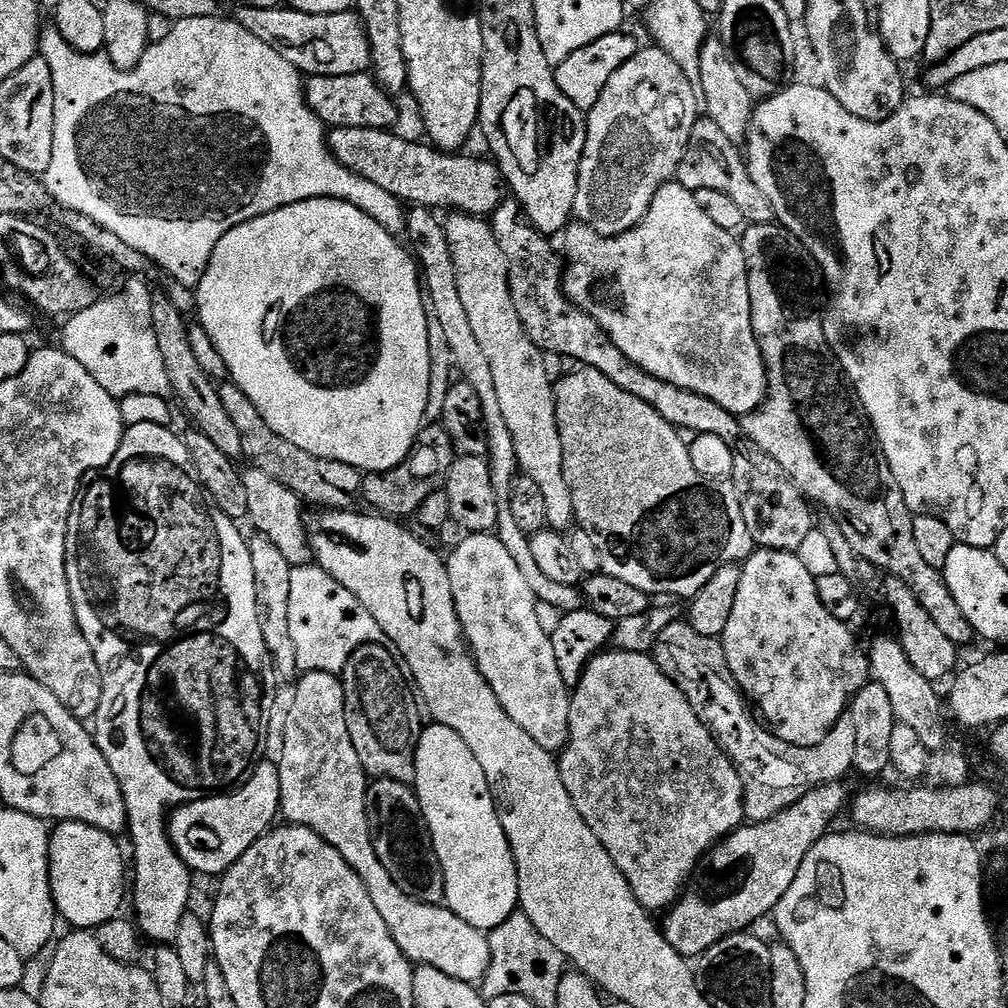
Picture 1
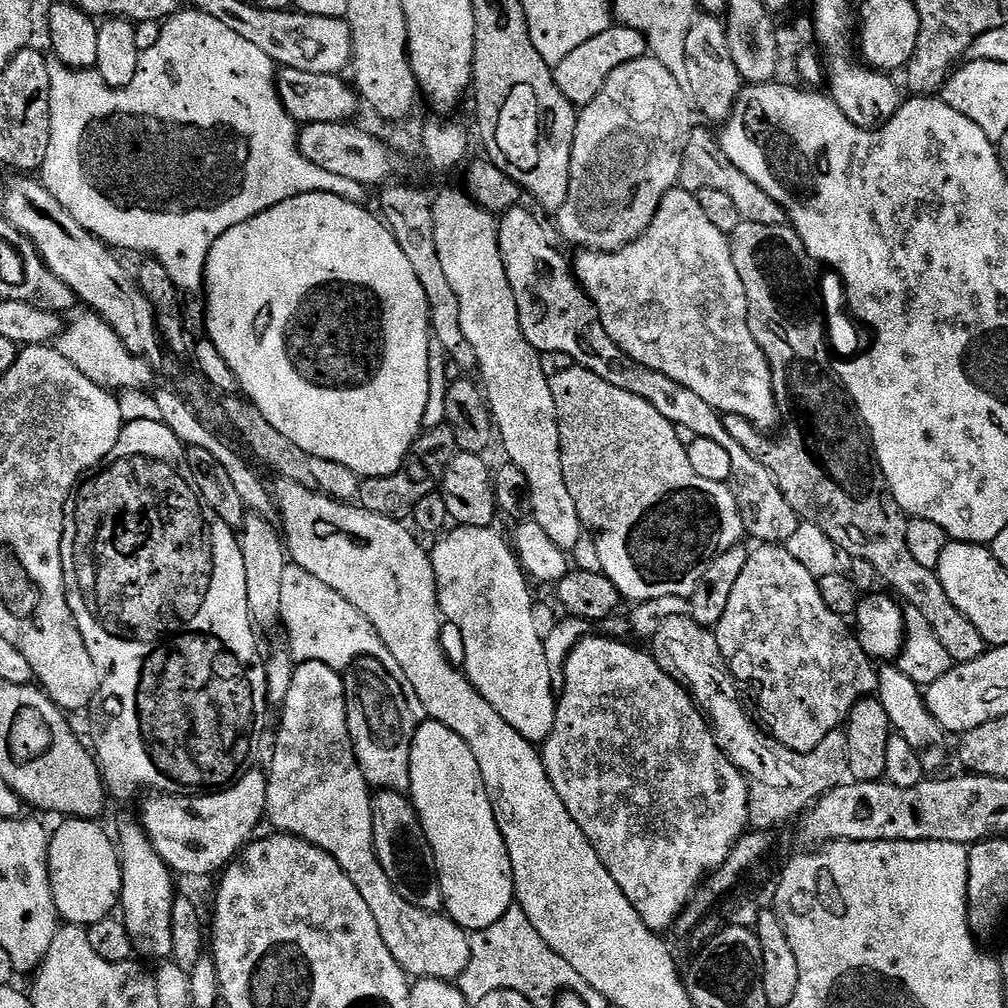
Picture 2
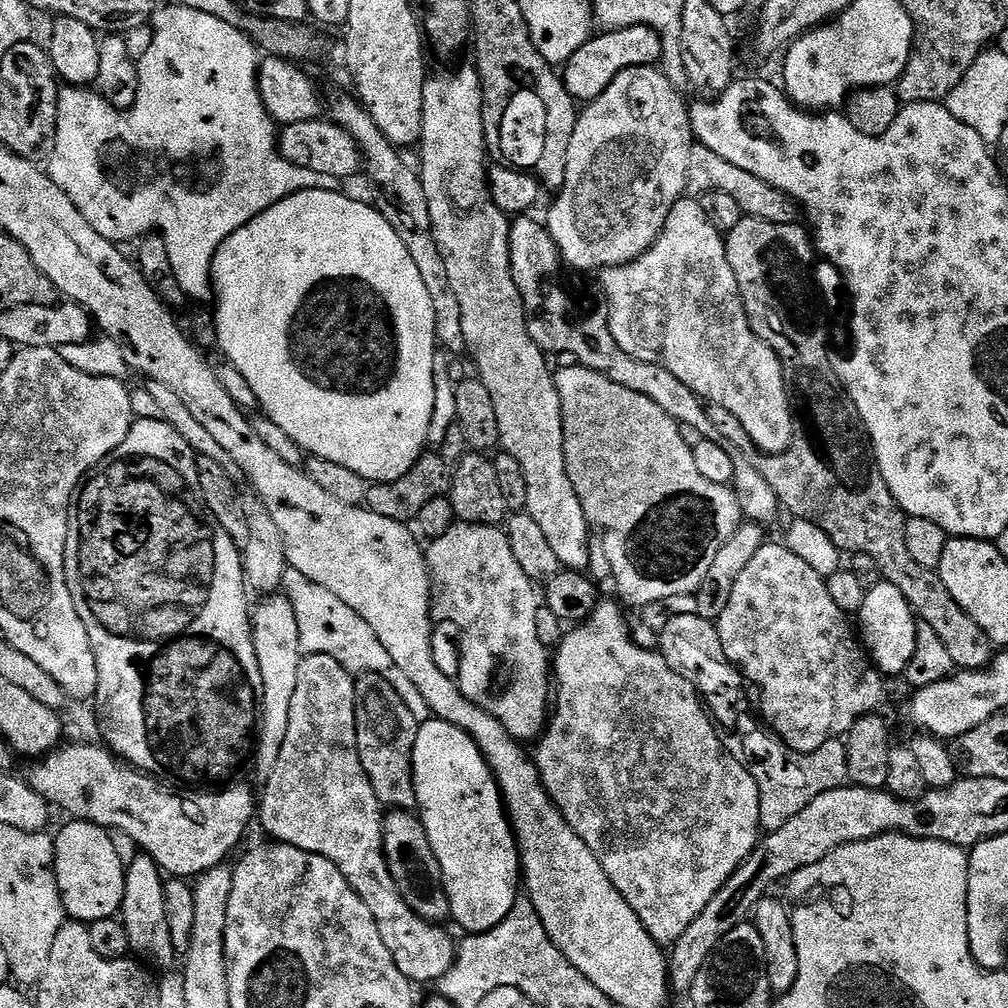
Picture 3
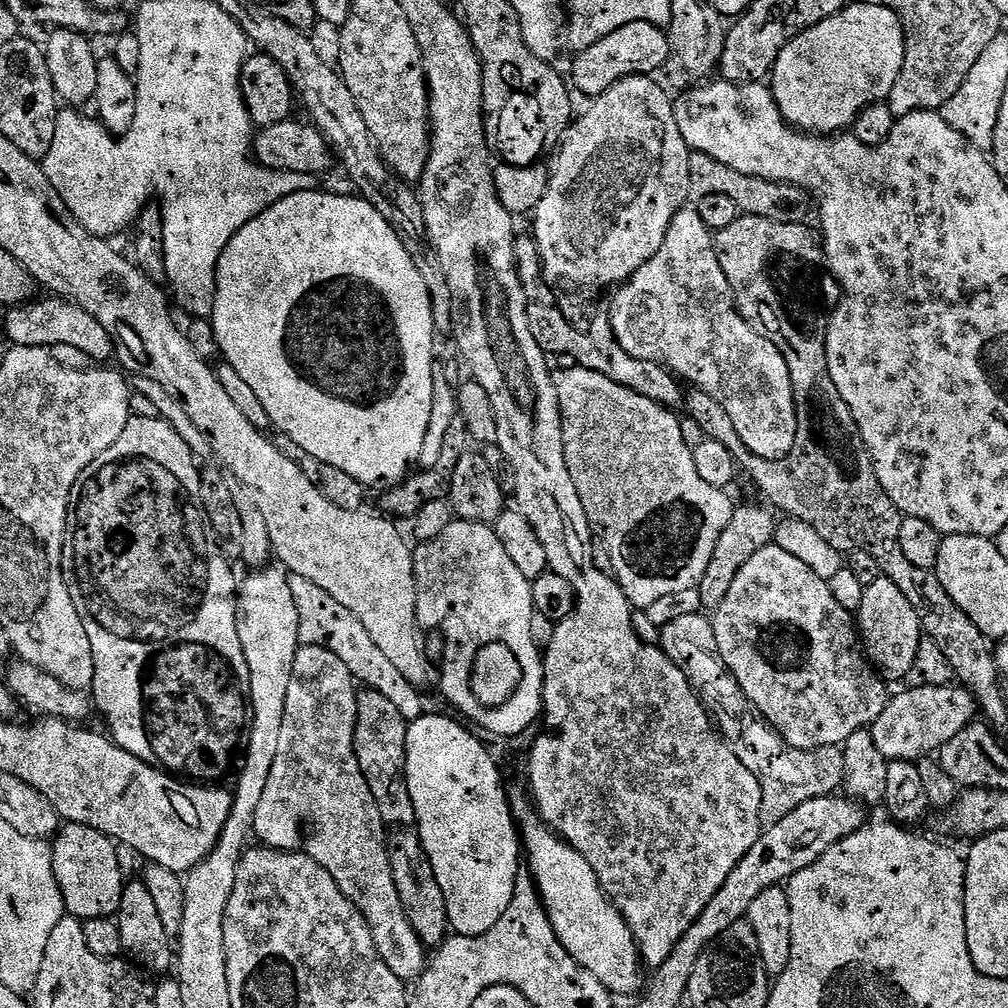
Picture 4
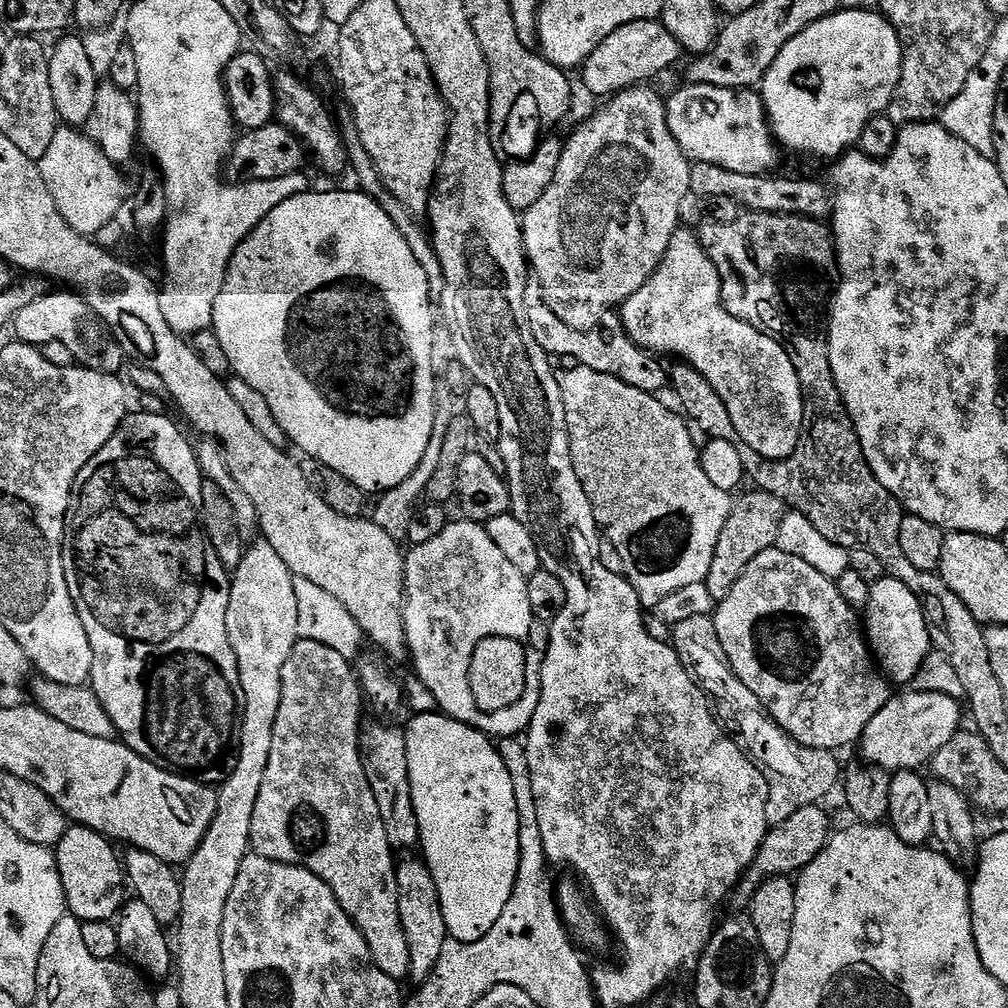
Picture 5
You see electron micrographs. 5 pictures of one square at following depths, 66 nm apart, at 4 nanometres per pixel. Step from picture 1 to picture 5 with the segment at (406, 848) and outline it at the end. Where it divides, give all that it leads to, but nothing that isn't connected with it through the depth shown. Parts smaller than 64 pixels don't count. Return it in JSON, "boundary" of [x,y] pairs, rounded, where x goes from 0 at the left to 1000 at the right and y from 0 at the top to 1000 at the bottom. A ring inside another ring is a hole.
{"boundary":[[[398,852],[393,859],[393,890],[395,891],[395,907],[397,908],[397,918],[401,924],[401,930],[407,942],[407,958],[405,968],[410,972],[410,977],[416,978],[423,974],[435,956],[435,949],[438,946],[438,938],[446,932],[442,923],[442,911],[438,911],[438,895],[435,891],[435,879],[431,879],[431,871],[427,867],[425,858],[420,852],[413,853]]]}

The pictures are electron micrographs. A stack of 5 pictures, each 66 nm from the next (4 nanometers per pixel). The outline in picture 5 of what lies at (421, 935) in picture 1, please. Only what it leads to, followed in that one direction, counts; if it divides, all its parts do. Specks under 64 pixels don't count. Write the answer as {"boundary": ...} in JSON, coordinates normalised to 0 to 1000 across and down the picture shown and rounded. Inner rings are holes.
{"boundary":[[[295,635],[292,645],[288,645],[288,653],[284,657],[284,661],[280,661],[280,696],[276,700],[276,712],[272,716],[272,736],[268,740],[268,756],[264,756],[264,772],[260,772],[260,784],[256,784],[256,796],[252,796],[252,815],[248,819],[249,844],[255,849],[275,853],[281,857],[299,857],[300,860],[315,867],[315,871],[319,871],[319,875],[323,875],[323,879],[327,879],[331,891],[335,891],[339,903],[343,903],[345,910],[355,919],[359,931],[363,931],[363,938],[367,942],[369,952],[379,963],[387,966],[387,970],[397,974],[405,968],[407,942],[395,907],[395,891],[393,890],[395,853],[394,850],[389,850],[392,849],[391,842],[383,831],[383,819],[379,819],[379,808],[375,808],[375,796],[371,793],[371,784],[367,784],[367,776],[363,776],[363,764],[359,760],[359,752],[357,751],[357,727],[359,725],[357,694],[359,698],[357,676],[346,655],[339,653],[339,649],[327,645],[327,641],[319,641],[319,637]]]}

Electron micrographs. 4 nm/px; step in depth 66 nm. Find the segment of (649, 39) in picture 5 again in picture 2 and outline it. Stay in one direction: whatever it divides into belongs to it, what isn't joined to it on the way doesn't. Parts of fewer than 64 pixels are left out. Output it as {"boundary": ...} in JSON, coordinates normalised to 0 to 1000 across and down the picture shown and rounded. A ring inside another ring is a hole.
{"boundary":[[[608,26],[597,30],[597,34],[585,38],[585,42],[573,46],[573,50],[568,50],[563,58],[558,58],[558,62],[554,62],[554,65],[548,69],[548,76],[554,89],[562,93],[565,102],[578,105],[593,97],[593,89],[601,85],[601,77],[605,77],[605,73],[609,73],[613,65],[642,55],[643,43],[636,32],[628,28]]]}

